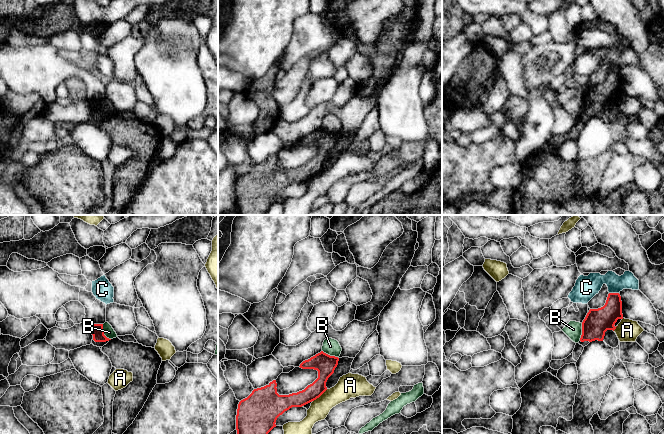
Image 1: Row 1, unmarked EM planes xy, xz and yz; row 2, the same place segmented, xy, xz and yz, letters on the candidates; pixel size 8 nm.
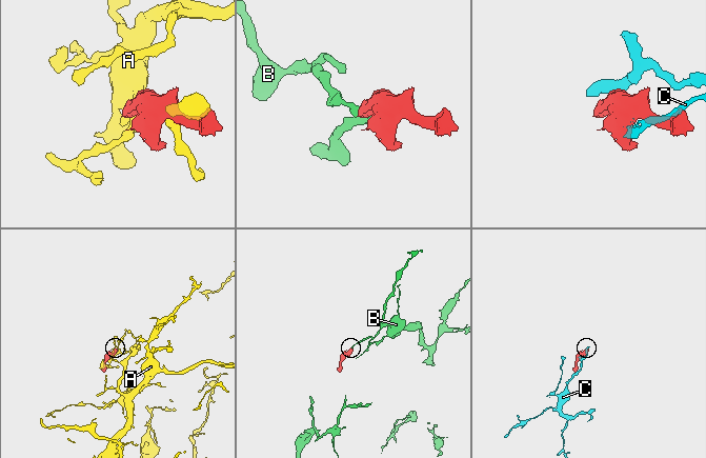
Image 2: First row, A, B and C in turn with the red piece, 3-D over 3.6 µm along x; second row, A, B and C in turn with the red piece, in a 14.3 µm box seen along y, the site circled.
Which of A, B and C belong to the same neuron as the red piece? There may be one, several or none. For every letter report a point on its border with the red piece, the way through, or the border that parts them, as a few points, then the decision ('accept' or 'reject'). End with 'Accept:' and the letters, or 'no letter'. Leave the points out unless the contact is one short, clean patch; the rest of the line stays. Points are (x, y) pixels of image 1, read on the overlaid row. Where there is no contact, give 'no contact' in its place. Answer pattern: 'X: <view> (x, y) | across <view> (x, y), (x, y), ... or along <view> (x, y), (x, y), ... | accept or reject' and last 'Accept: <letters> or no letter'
A: xz (320, 395) | reject
B: yz (582, 332) | along yz (582, 323), (582, 334), (579, 340) | reject
C: yz (614, 293) | along yz (609, 292), (618, 293) | reject
Accept: no letter

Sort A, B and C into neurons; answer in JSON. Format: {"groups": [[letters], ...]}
{"groups": [["A"], ["B"], ["C"]]}

